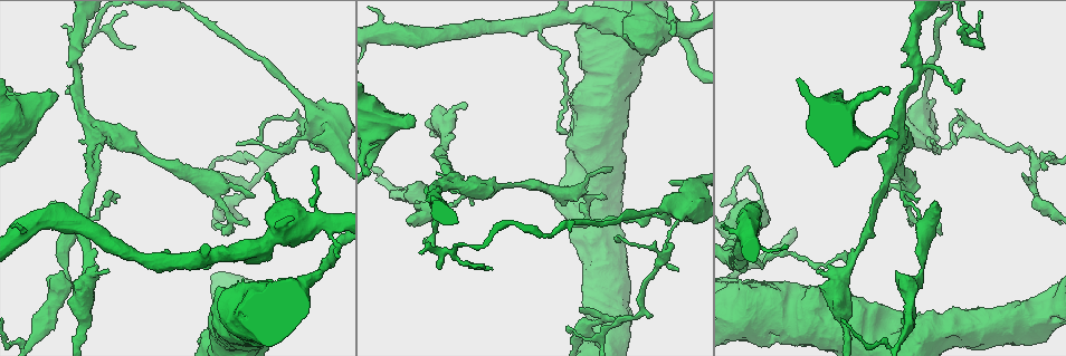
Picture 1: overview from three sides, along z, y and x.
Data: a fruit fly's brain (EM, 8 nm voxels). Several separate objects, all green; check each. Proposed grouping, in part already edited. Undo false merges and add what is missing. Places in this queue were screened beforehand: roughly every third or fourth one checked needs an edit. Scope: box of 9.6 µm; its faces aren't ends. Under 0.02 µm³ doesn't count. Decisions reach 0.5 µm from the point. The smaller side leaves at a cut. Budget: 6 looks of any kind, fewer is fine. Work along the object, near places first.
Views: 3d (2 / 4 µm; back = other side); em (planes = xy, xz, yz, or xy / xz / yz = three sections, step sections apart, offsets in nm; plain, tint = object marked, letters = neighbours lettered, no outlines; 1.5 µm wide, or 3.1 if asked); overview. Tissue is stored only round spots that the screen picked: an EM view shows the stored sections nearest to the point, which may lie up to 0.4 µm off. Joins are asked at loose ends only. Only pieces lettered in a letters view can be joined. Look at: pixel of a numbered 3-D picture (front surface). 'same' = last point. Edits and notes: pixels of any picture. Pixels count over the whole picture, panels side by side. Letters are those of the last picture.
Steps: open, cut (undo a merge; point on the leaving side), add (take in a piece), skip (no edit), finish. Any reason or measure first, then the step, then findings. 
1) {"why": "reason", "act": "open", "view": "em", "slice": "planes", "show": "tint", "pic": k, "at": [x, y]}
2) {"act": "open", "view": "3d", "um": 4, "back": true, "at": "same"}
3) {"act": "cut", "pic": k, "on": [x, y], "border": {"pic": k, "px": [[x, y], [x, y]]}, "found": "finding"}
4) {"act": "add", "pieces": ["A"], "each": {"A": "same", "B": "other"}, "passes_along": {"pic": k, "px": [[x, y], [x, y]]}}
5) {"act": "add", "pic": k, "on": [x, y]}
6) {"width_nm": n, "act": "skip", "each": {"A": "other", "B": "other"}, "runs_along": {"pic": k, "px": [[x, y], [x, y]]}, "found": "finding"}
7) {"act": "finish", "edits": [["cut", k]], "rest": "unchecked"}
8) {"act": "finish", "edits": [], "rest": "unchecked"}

{"why": "branch stops here", "act": "open", "view": "3d", "um": 2, "pic": 1, "at": [108, 272]}

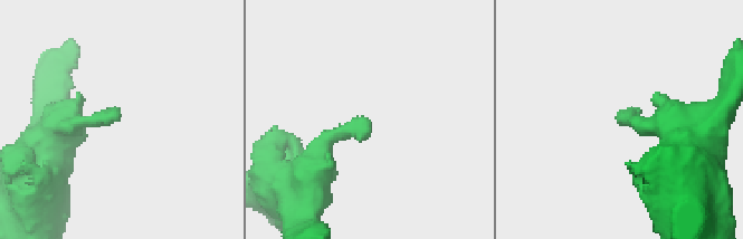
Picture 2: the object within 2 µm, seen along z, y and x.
{"act": "open", "view": "em", "slice": "yz", "step": 8, "show": "letters", "pic": 2, "at": [618, 113]}

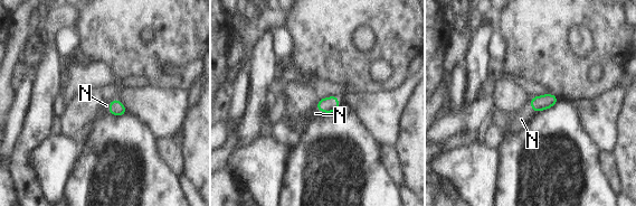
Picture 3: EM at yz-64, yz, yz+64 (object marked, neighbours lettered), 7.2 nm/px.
{"why": "another direction", "act": "open", "view": "em", "slice": "planes", "show": "letters", "at": "same"}

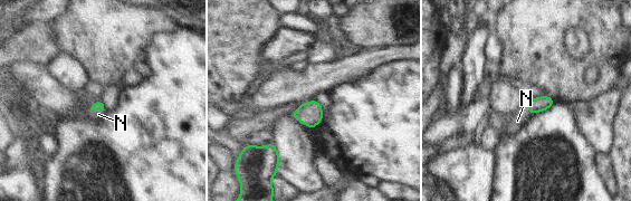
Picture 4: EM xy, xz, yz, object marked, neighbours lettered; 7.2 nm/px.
{"act": "add", "pieces": ["N"], "each": {"N": "same"}, "passes_along": {"pic": 4, "px": [[98, 105], [95, 109], [98, 114]]}, "found": "the cell continues"}

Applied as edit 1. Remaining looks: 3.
{"why": "redraw", "act": "open", "view": "overview"}

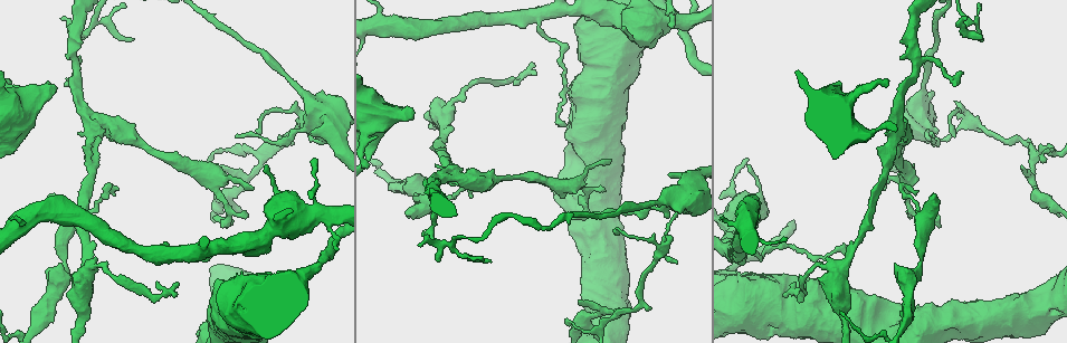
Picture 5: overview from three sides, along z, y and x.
{"why": "thin end", "act": "open", "view": "em", "slice": "planes", "show": "tint", "pic": 5, "at": [909, 215]}

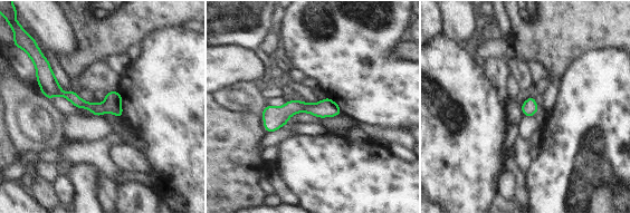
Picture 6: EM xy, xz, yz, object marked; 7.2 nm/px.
{"act": "open", "view": "em", "slice": "planes", "show": "letters", "at": "same"}

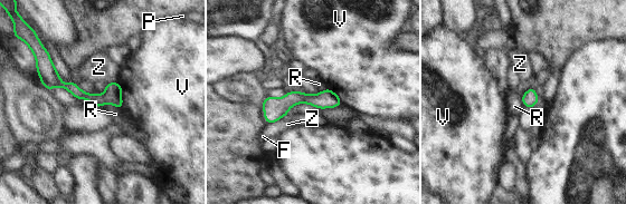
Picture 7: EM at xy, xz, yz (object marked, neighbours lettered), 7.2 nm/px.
{"width_nm": 110, "act": "skip", "each": {"F": "other", "P": "other", "R": "other", "V": "other", "Z": "other"}, "found": "no lettered piece goes on from it"}

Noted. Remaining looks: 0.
{"act": "finish", "edits": [["add", 4]], "rest": "unchecked"}

